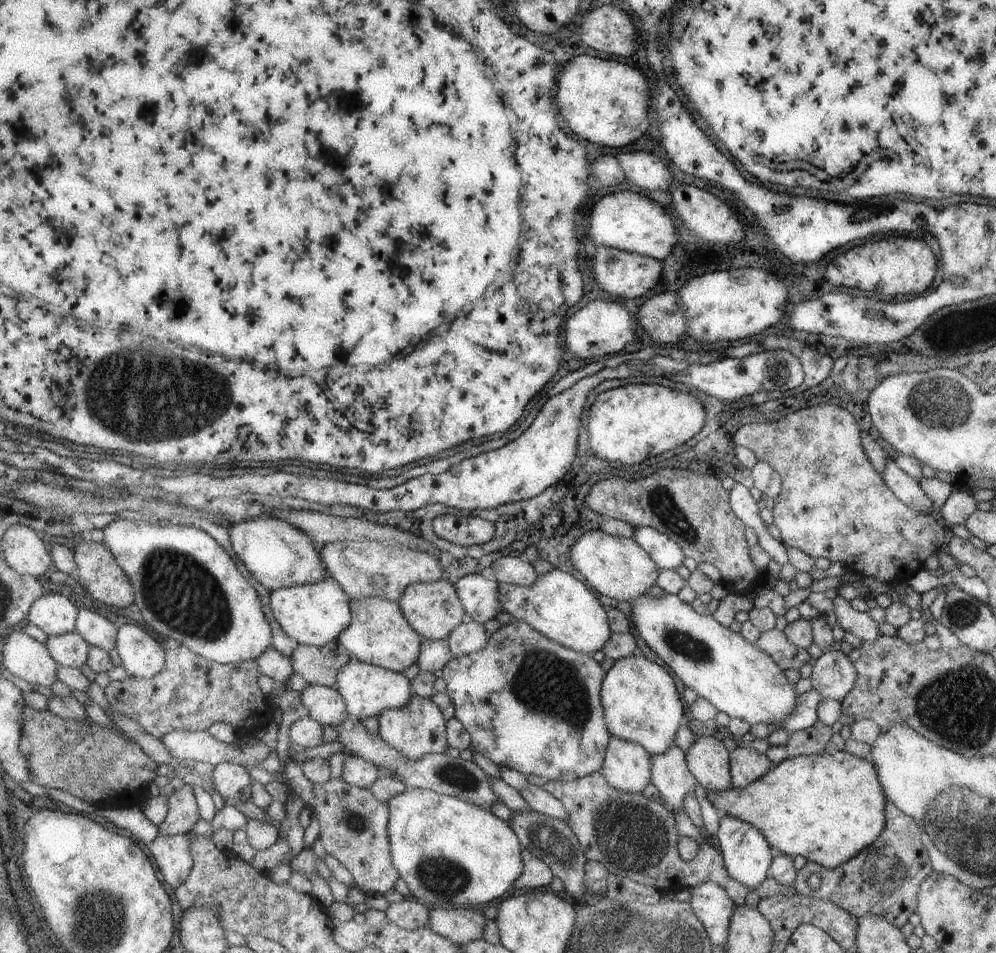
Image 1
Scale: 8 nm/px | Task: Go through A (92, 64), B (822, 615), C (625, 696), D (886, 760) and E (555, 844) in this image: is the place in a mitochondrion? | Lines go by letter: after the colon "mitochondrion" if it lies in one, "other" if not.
A: other
B: other
C: other
D: other
E: mitochondrion

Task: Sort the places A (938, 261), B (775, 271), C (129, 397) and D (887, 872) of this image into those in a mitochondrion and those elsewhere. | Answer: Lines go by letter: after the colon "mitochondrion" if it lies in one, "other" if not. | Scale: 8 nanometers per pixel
A: other
B: other
C: mitochondrion
D: mitochondrion

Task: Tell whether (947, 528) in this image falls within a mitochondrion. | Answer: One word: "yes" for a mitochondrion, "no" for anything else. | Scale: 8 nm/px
no

